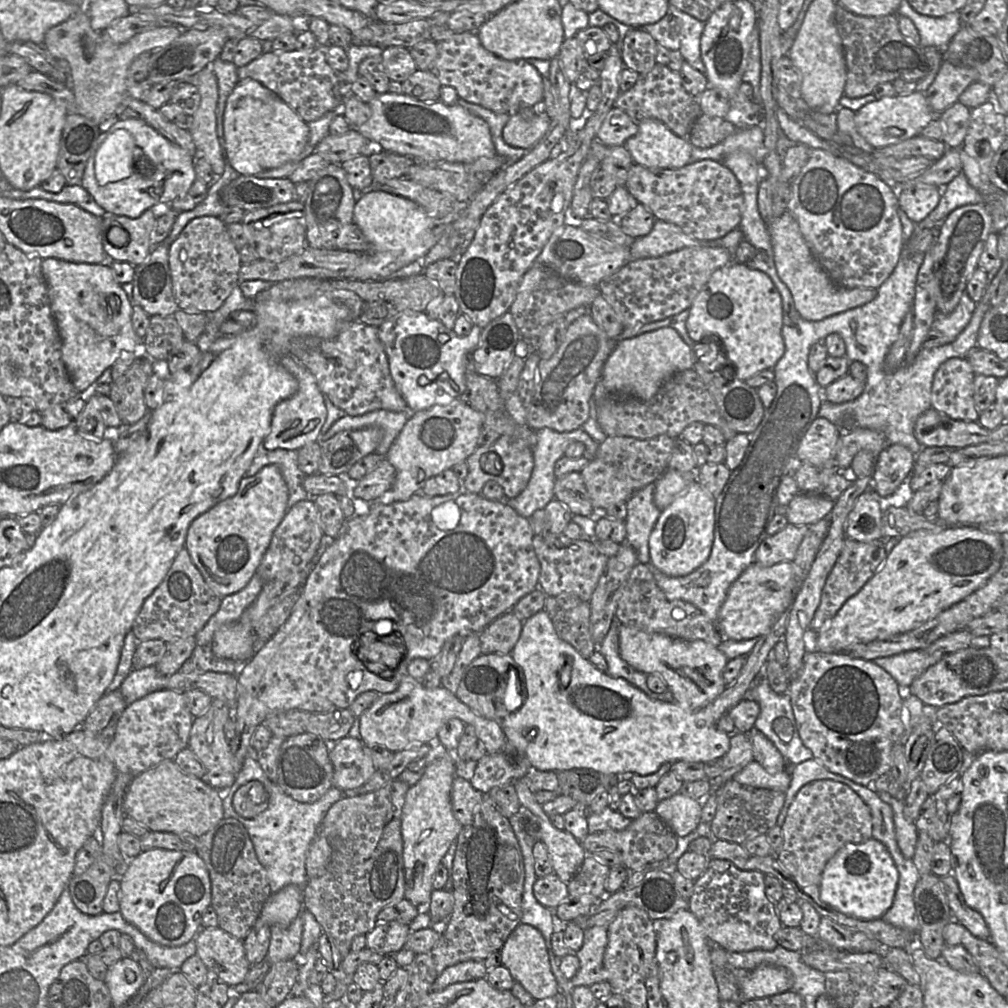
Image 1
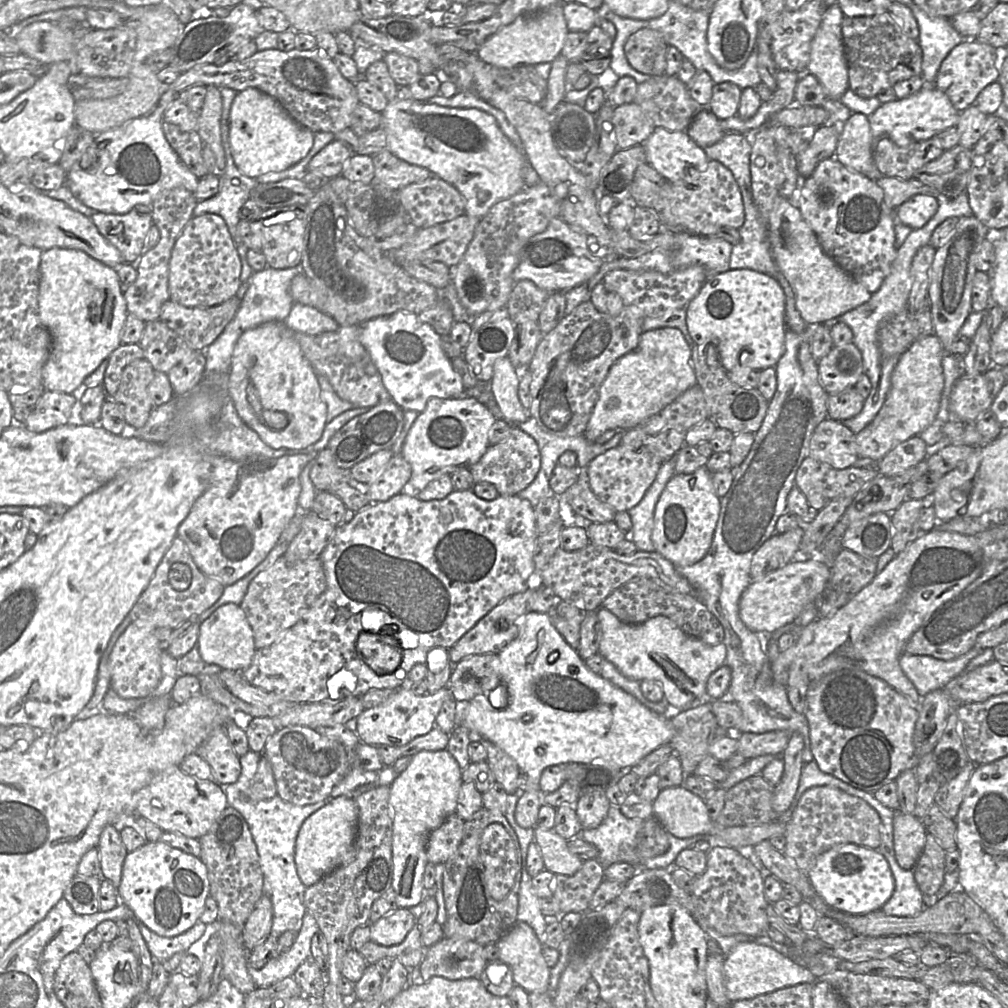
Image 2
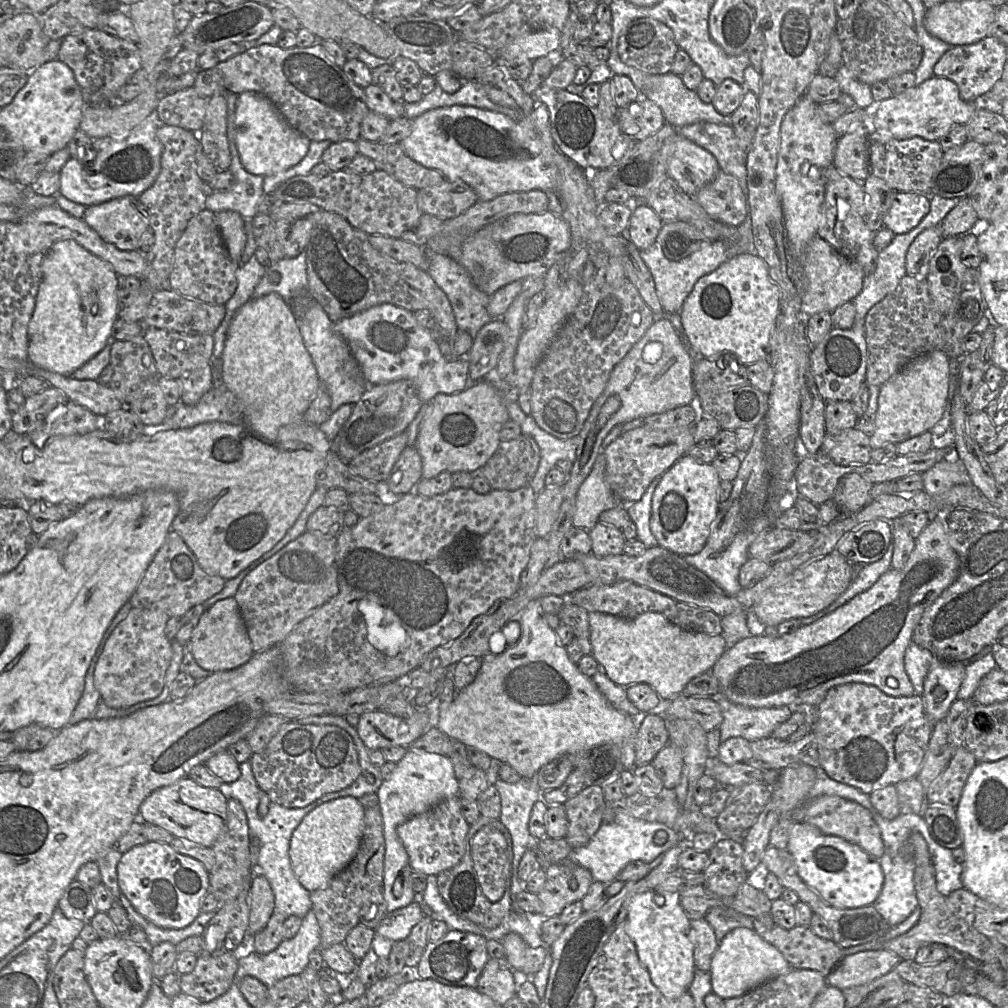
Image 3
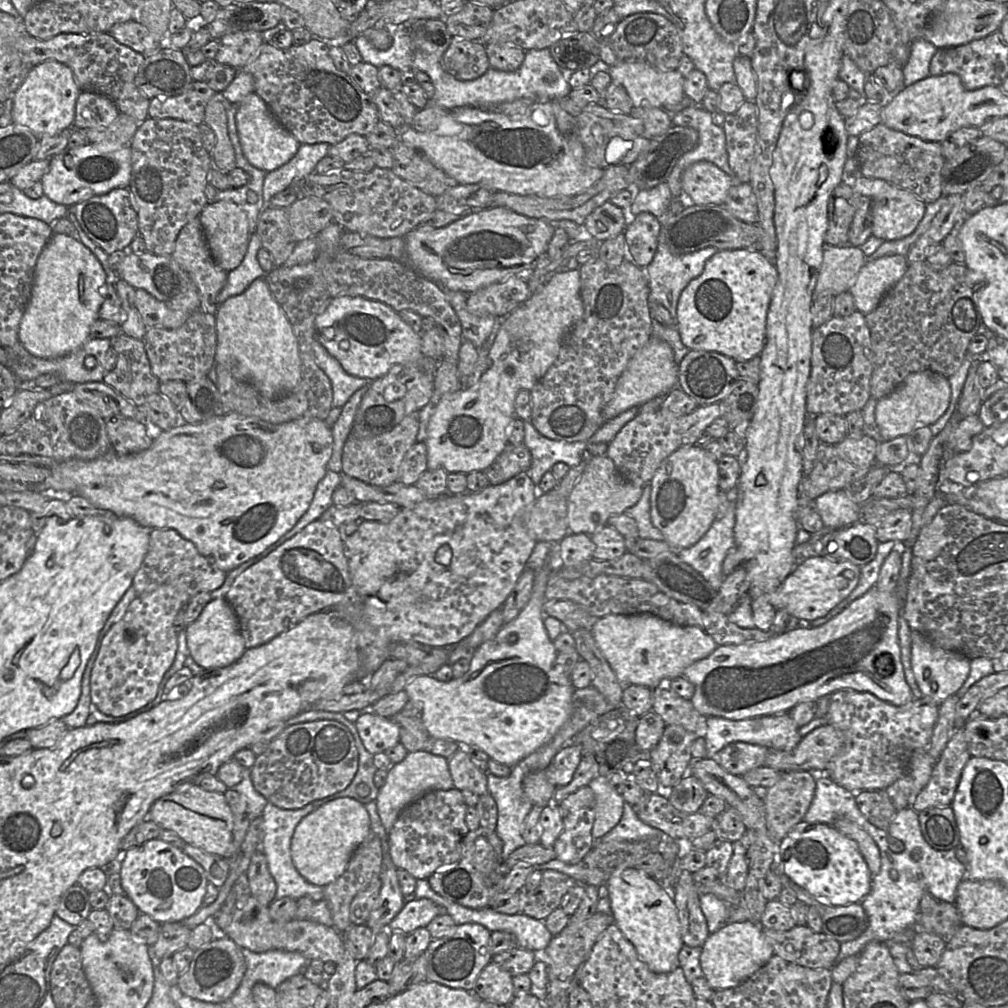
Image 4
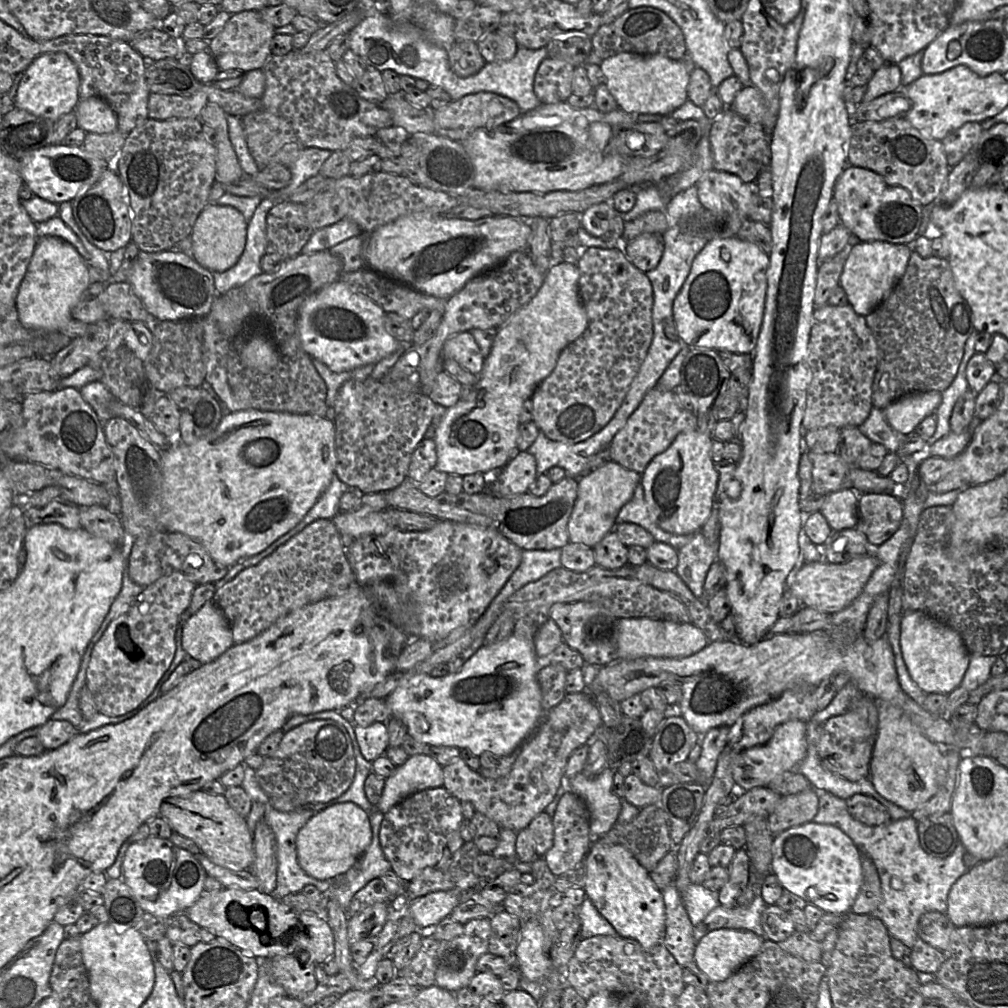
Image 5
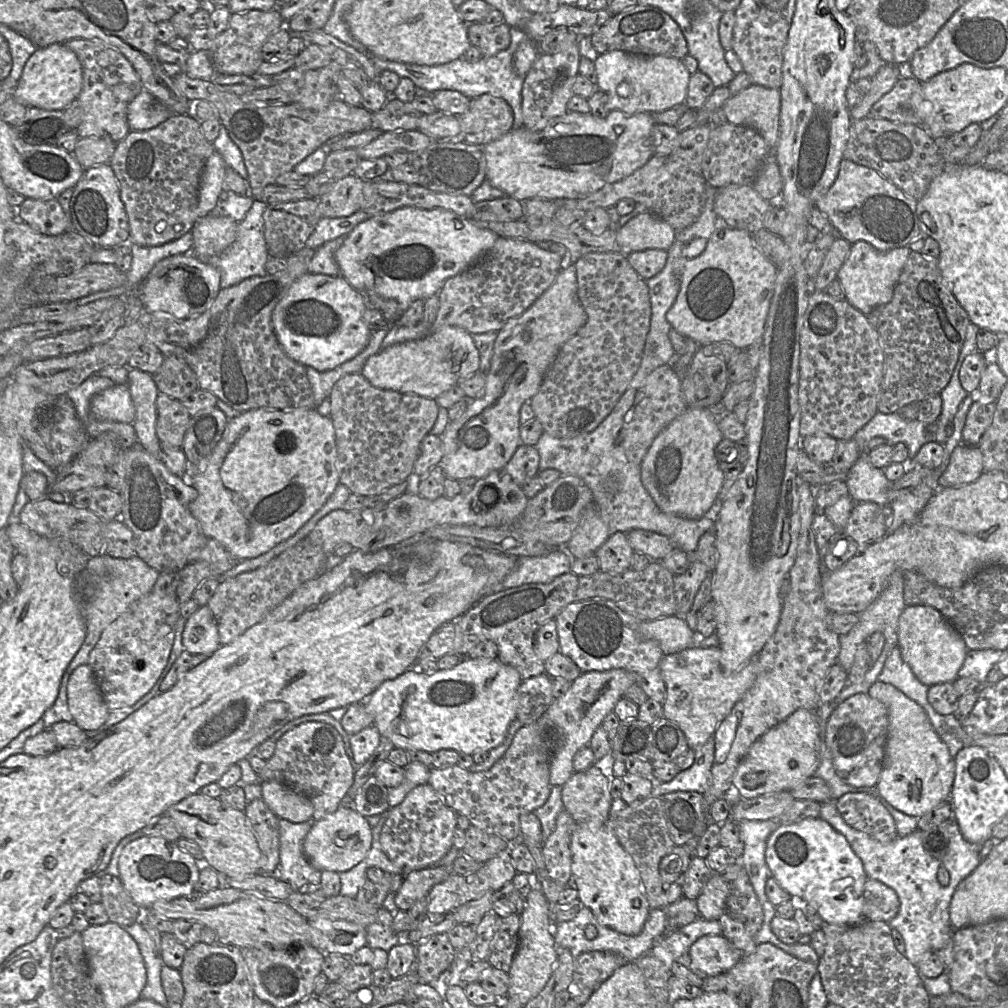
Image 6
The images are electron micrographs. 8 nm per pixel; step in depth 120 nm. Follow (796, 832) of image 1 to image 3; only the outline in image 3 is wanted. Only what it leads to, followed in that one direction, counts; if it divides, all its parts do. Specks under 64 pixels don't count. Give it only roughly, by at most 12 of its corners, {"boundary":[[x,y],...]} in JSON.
{"boundary":[[837,796],[809,803],[804,822],[883,855],[870,811]]}

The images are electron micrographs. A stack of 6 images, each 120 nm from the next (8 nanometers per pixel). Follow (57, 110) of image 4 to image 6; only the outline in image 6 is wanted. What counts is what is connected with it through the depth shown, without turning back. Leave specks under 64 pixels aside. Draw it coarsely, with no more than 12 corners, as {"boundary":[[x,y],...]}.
{"boundary":[[65,44],[38,48],[13,98],[64,110],[82,90],[83,70]]}

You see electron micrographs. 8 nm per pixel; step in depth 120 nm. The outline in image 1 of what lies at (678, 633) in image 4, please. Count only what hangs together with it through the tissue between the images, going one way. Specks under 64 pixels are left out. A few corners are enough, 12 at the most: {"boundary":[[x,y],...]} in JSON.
{"boundary":[[626,625],[624,661],[658,674],[684,709],[725,691],[729,659],[704,640]]}

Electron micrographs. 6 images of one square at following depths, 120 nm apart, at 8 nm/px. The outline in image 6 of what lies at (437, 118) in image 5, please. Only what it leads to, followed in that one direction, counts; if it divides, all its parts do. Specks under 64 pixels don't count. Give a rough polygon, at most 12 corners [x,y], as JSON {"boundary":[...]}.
{"boundary":[[491,94],[470,99],[459,139],[484,147],[513,128],[513,110]]}

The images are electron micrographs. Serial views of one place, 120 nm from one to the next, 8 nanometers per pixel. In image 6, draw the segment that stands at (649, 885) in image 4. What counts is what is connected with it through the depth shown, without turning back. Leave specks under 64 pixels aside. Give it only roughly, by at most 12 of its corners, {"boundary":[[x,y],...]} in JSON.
{"boundary":[[577,823],[571,884],[602,925],[638,935],[651,908],[606,825]]}

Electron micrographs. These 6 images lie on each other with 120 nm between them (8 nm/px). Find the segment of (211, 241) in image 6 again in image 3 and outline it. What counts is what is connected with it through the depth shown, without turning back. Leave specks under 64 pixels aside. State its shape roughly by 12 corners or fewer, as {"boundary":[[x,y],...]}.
{"boundary":[[215,213],[230,258],[241,264],[246,234],[240,214]]}

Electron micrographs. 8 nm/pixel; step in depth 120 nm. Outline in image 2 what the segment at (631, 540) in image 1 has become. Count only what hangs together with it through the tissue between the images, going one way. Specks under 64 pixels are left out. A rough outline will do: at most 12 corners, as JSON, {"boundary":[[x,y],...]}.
{"boundary":[[677,453],[662,464],[642,500],[628,511],[628,538],[638,551],[655,551],[654,512],[675,475]]}

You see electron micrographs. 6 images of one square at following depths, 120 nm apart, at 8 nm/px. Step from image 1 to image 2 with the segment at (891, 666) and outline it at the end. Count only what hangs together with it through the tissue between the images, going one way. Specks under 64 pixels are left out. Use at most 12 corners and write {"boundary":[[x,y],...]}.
{"boundary":[[983,650],[953,660],[903,652],[899,665],[919,696],[943,689]]}

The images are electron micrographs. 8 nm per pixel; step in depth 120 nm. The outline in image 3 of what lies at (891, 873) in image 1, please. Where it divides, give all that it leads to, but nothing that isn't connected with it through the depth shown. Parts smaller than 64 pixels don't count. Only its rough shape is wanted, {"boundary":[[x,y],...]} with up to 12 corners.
{"boundary":[[794,823],[787,851],[832,907],[870,906],[880,861],[853,843]]}

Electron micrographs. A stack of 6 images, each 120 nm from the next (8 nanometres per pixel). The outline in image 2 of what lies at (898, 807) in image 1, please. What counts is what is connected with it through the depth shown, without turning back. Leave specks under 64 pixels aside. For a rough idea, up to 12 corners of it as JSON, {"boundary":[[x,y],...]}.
{"boundary":[[895,812],[897,863],[914,867],[927,831],[915,815]]}

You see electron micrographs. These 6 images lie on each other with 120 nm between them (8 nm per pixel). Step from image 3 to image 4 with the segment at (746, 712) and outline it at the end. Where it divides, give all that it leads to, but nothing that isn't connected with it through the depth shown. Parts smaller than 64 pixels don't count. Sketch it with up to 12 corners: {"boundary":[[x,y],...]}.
{"boundary":[[790,713],[707,717],[707,758],[734,742],[789,751],[801,741]]}

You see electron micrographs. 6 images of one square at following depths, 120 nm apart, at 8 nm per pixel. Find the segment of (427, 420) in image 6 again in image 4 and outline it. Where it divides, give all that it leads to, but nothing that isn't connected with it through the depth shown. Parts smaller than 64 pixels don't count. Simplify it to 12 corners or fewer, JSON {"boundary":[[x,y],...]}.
{"boundary":[[419,412],[372,438],[349,435],[342,473],[375,486],[398,479]]}

